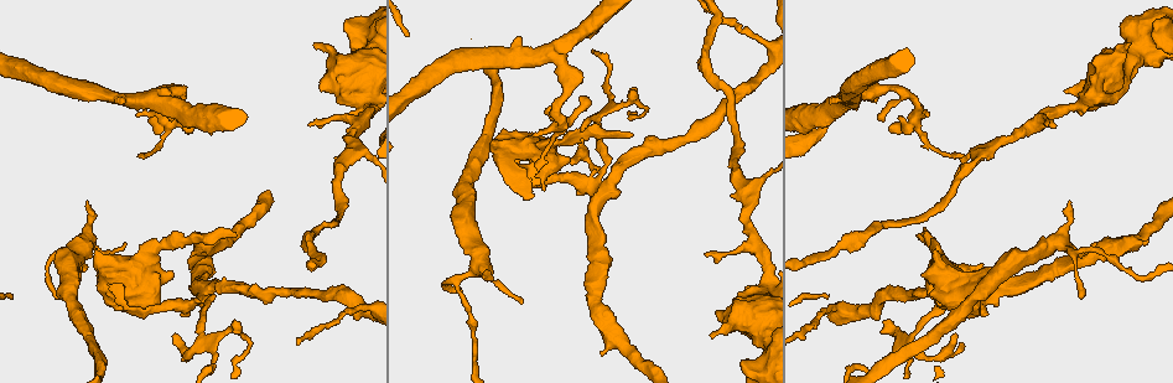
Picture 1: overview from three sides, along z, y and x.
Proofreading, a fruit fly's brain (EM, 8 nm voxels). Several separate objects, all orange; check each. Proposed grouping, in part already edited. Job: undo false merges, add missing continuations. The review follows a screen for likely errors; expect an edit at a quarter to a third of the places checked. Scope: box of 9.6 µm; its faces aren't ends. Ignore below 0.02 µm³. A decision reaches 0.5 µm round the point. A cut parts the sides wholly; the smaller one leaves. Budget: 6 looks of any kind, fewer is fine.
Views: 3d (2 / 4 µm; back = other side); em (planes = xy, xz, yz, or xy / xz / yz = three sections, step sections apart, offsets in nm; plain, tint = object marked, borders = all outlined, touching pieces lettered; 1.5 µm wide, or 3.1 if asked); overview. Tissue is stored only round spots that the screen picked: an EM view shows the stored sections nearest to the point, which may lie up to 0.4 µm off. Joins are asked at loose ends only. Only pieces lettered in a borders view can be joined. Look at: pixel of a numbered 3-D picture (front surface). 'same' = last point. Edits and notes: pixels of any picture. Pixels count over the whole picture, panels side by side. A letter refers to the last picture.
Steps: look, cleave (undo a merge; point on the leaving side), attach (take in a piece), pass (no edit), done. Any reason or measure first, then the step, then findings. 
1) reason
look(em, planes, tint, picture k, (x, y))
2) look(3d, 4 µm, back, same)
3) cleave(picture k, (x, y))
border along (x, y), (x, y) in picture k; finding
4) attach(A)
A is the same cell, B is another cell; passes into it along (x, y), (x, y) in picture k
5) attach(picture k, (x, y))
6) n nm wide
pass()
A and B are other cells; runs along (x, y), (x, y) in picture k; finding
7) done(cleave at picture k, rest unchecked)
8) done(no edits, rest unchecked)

an open end
look(em, xy, step 4, tint, picture 1, (631, 134))

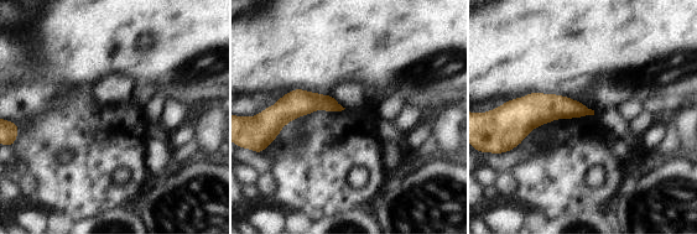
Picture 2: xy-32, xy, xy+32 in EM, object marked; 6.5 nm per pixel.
another direction
look(em, xz, step 4, borders, same)

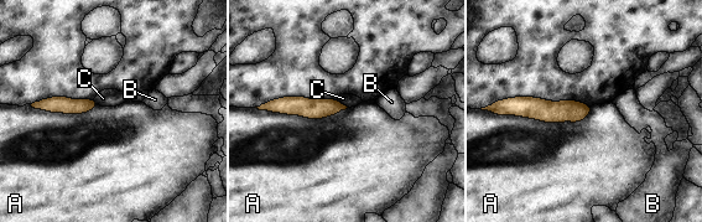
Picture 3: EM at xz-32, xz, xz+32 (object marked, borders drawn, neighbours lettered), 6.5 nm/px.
pass()
A, B and C are other cells; runs along (510, 106), (542, 110), (588, 108) in picture 3; none of them fits

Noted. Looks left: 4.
an open end
look(em, planes, borders, picture 1, (135, 114))

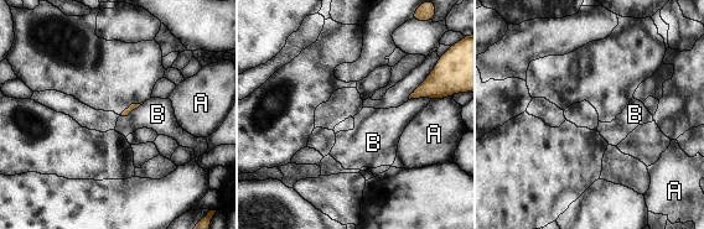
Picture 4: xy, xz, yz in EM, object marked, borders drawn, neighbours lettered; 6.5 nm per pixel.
pass()
A and B are other cells; border along (144, 103), (127, 115), (120, 116) in picture 4; no lettered piece goes on from it

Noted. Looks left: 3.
free end
look(em, planes, borders, picture 1, (1083, 291))

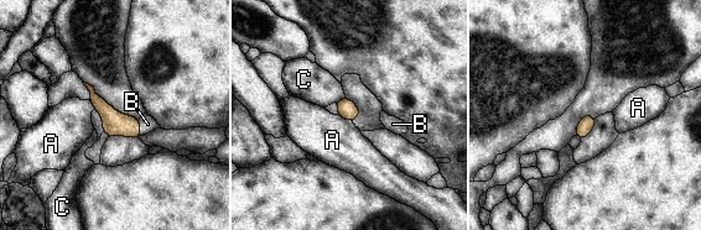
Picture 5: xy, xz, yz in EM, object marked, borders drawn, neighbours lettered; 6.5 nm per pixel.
attach(B)
B is the same cell, A and C are other cells; passes into it along (114, 124), (139, 127), (148, 124) in picture 5; it goes on there

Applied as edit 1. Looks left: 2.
done(attach at picture 5, rest unchecked)

